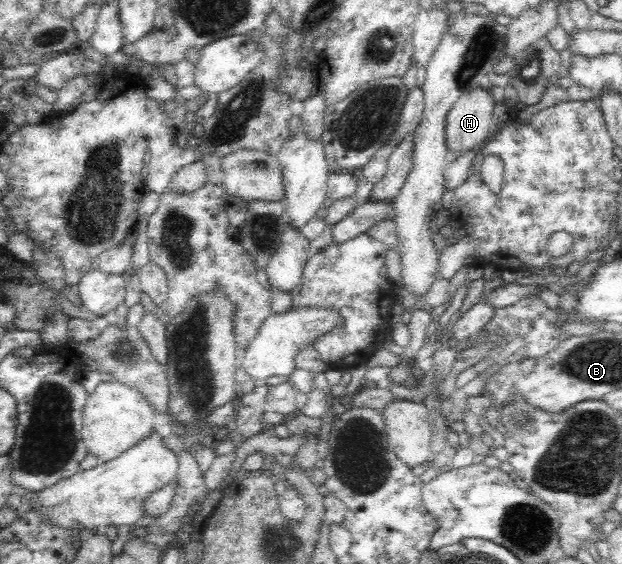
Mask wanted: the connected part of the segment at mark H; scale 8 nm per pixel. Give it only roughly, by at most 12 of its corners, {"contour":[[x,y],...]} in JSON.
{"contour":[[488,89],[465,93],[446,120],[448,150],[471,150],[498,115]]}

